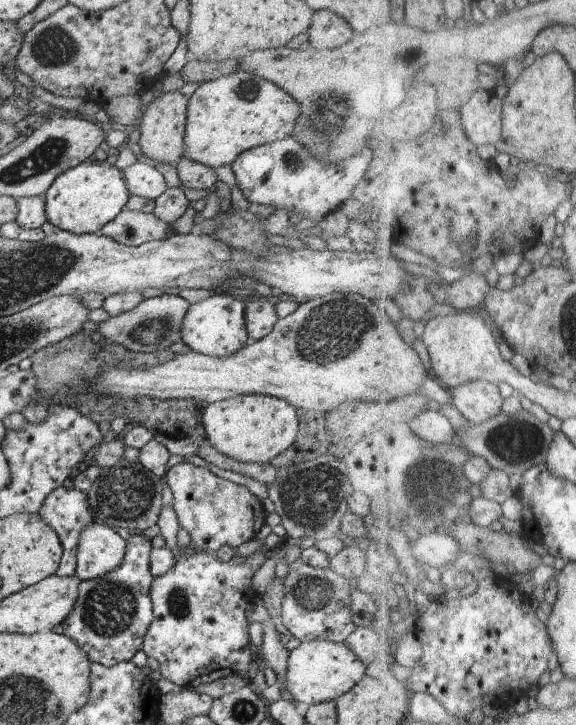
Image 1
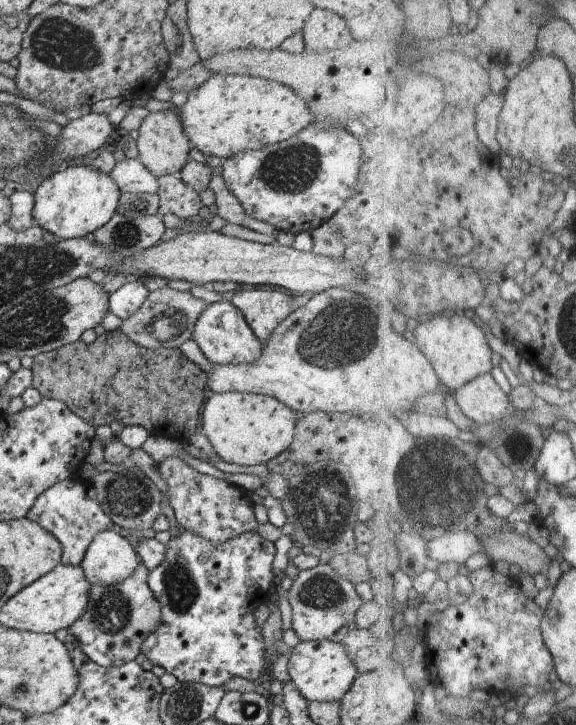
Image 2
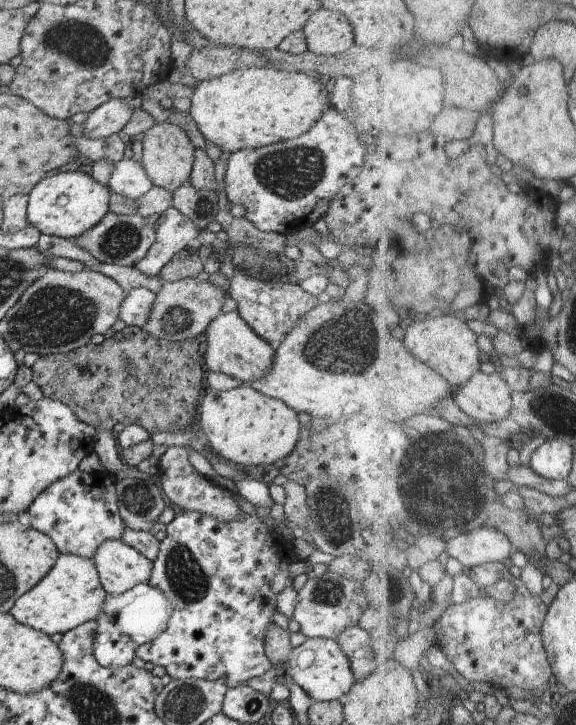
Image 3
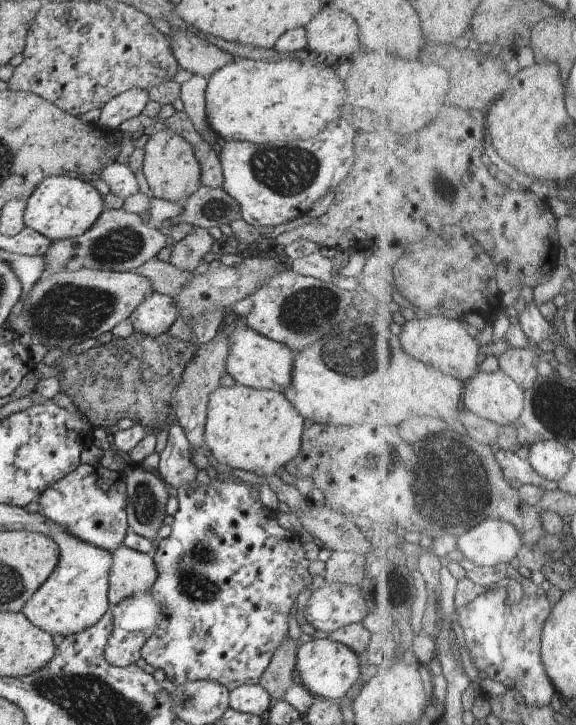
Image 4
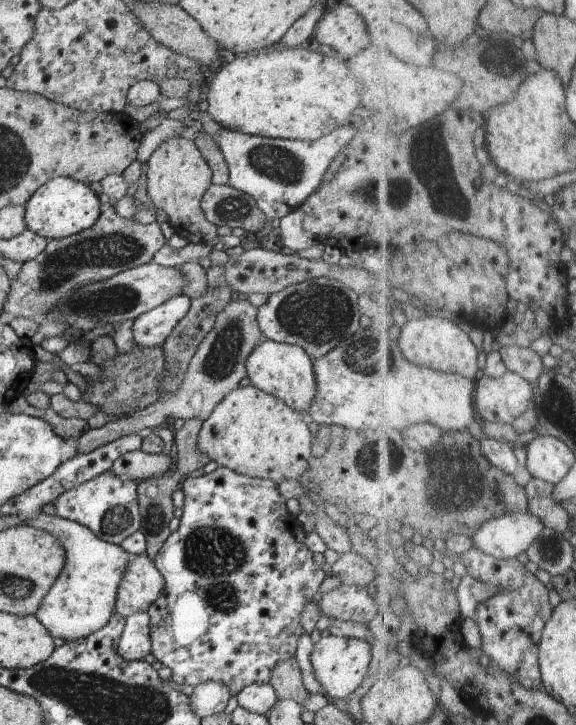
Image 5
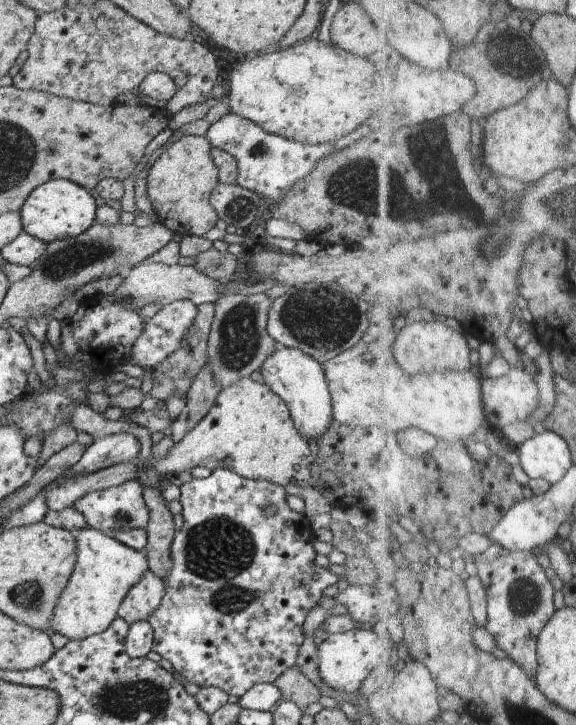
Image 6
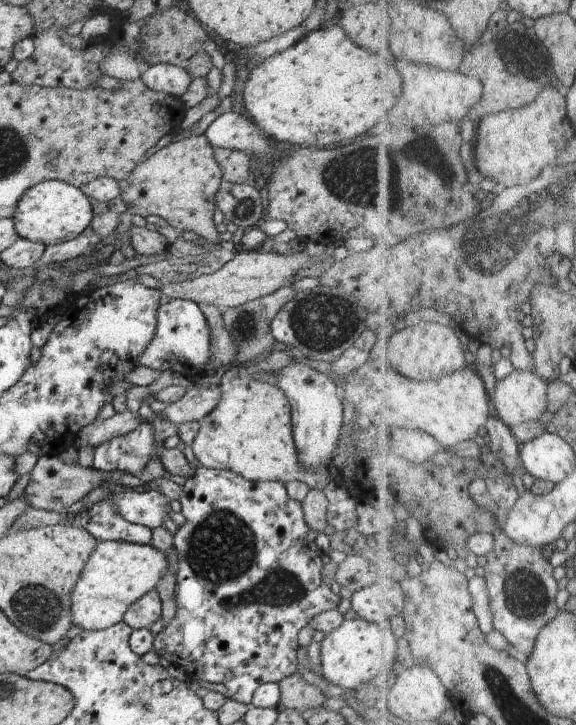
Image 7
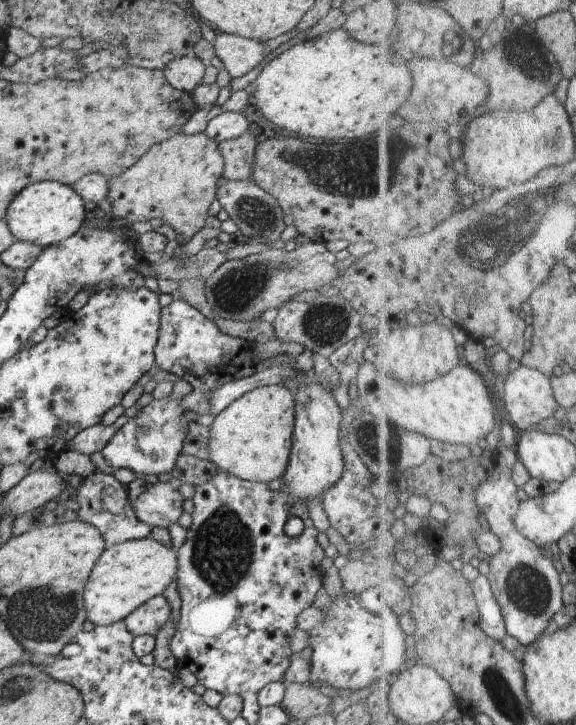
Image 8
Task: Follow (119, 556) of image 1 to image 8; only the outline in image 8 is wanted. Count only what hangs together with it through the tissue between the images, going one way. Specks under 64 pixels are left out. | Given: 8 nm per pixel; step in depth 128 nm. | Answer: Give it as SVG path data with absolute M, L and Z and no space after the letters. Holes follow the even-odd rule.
M162 595L155 596L144 602L127 616L123 622L134 636L156 636L164 624L168 624L172 618L172 608Z

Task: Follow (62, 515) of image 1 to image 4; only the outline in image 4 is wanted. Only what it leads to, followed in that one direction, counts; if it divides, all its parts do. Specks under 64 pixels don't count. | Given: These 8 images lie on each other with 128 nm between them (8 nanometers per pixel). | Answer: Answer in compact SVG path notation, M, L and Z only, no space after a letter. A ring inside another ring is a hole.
M79 463L63 479L46 488L36 500L40 504L38 512L44 518L52 518L54 524L64 526L82 542L94 544L104 550L113 551L120 548L130 530L126 514L125 474L98 463Z

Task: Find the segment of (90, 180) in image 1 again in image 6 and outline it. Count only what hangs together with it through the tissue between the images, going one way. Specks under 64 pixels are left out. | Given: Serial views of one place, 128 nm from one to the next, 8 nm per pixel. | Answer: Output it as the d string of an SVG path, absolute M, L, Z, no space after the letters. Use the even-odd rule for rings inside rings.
M50 179L28 194L20 210L20 220L24 232L42 242L51 243L86 232L96 220L96 210L98 204L87 188L68 179Z

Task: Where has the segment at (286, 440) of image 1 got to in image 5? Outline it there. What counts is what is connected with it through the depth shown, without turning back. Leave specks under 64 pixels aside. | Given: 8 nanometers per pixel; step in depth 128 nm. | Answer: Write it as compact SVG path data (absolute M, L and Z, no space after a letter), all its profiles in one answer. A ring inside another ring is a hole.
M237 386L228 392L203 422L198 436L197 448L206 454L210 462L234 472L251 477L272 479L280 483L284 479L298 480L308 469L308 458L312 453L312 436L303 415L292 410L283 400L268 394L256 386Z

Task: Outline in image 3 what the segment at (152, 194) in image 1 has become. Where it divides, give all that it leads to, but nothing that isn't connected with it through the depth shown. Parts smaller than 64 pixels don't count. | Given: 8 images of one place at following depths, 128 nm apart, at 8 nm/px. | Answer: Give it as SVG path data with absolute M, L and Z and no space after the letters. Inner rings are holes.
M125 158L114 163L107 185L112 193L135 200L154 187L142 165L133 159Z

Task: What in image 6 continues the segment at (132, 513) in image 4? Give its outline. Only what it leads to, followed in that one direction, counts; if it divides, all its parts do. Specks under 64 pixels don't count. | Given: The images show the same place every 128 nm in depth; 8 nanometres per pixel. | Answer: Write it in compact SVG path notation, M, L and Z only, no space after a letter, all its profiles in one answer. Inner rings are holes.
M205 362L185 395L184 404L189 408L187 419L189 430L208 414L221 390ZM143 485L142 496L150 510L148 524L144 528L147 532L144 552L148 556L149 569L166 584L166 576L172 566L170 551L176 526L167 502L162 497L162 491Z

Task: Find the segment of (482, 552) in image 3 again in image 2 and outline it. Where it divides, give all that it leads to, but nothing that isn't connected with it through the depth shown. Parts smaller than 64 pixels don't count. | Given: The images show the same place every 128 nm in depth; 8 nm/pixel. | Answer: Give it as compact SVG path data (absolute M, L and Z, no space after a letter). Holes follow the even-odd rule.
M464 531L430 541L430 552L431 558L437 559L440 563L465 565L478 552L488 555L488 548L484 546L482 538L476 532Z

